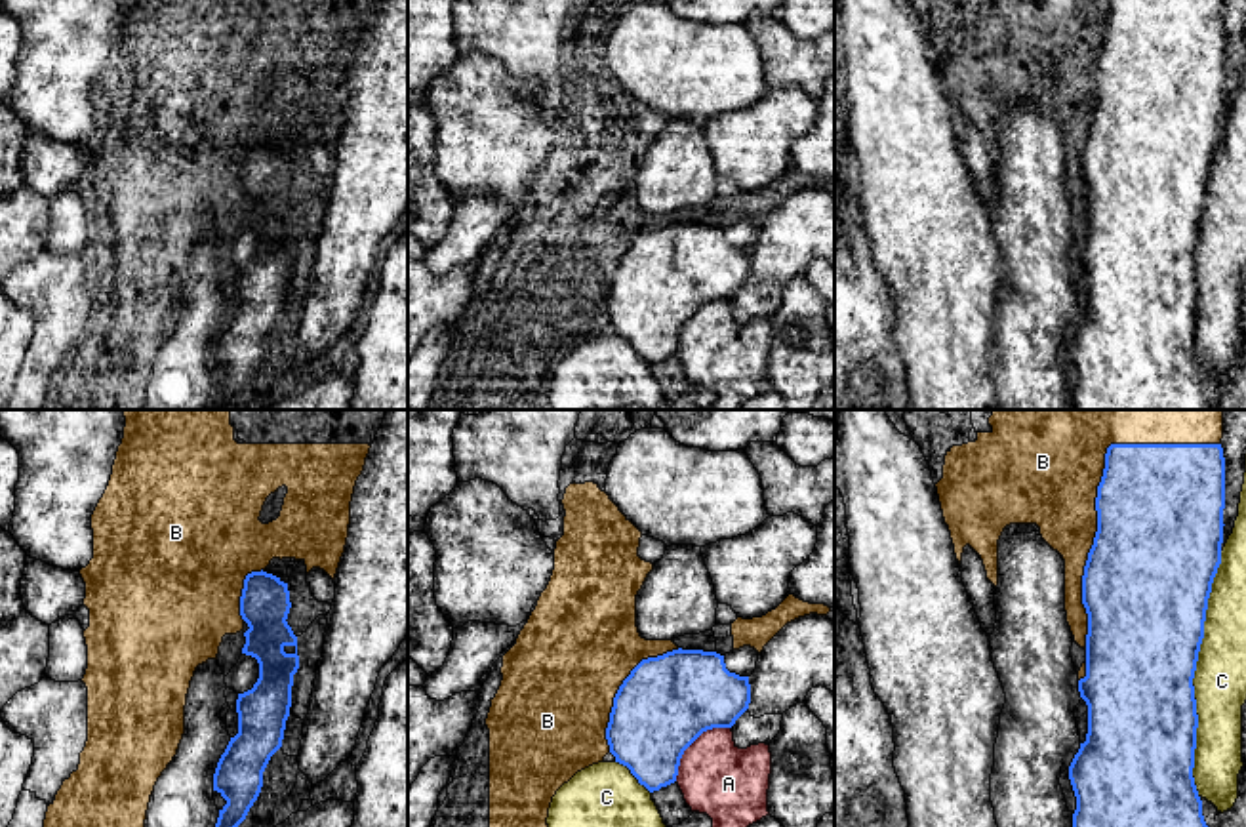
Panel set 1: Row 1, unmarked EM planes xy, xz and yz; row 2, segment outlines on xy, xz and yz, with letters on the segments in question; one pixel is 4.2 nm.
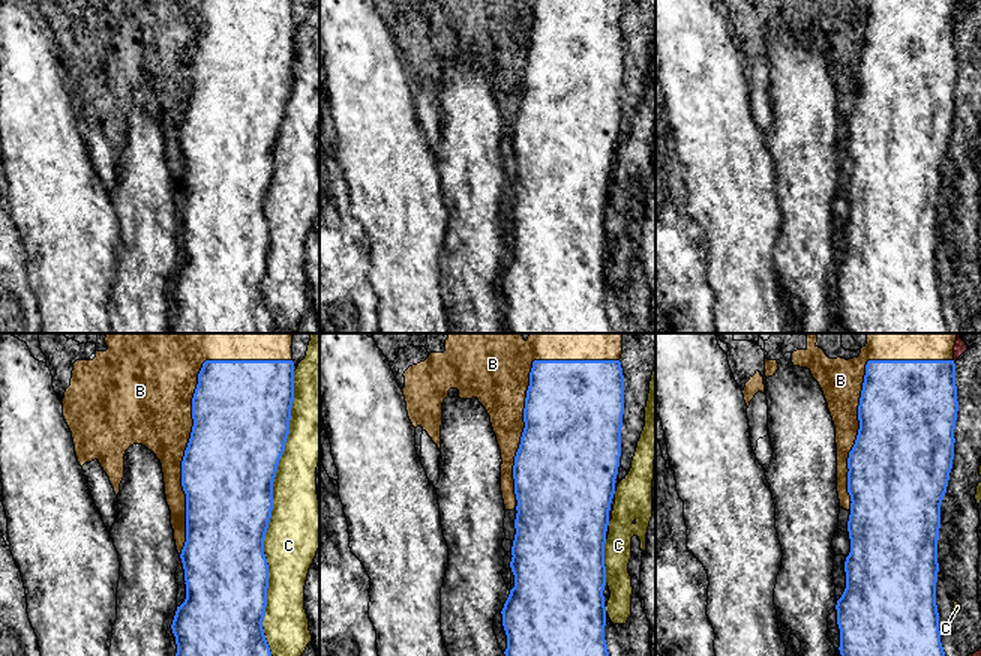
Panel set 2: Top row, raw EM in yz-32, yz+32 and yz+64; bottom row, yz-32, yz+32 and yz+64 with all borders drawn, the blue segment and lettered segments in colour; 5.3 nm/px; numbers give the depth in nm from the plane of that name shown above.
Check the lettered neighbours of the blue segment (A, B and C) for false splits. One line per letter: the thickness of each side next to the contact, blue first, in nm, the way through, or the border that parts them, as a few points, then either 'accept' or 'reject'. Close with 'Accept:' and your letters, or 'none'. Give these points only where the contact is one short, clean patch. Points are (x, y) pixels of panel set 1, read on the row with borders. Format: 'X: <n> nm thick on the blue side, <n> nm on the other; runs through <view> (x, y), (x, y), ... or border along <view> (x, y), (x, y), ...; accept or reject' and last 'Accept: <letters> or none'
A: 400 nm thick on the blue side, 320 nm on the other; reject
B: 500 nm thick on the blue side, 480 nm on the other; accept
C: 480 nm thick on the blue side, 220 nm on the other; reject
Accept: B

